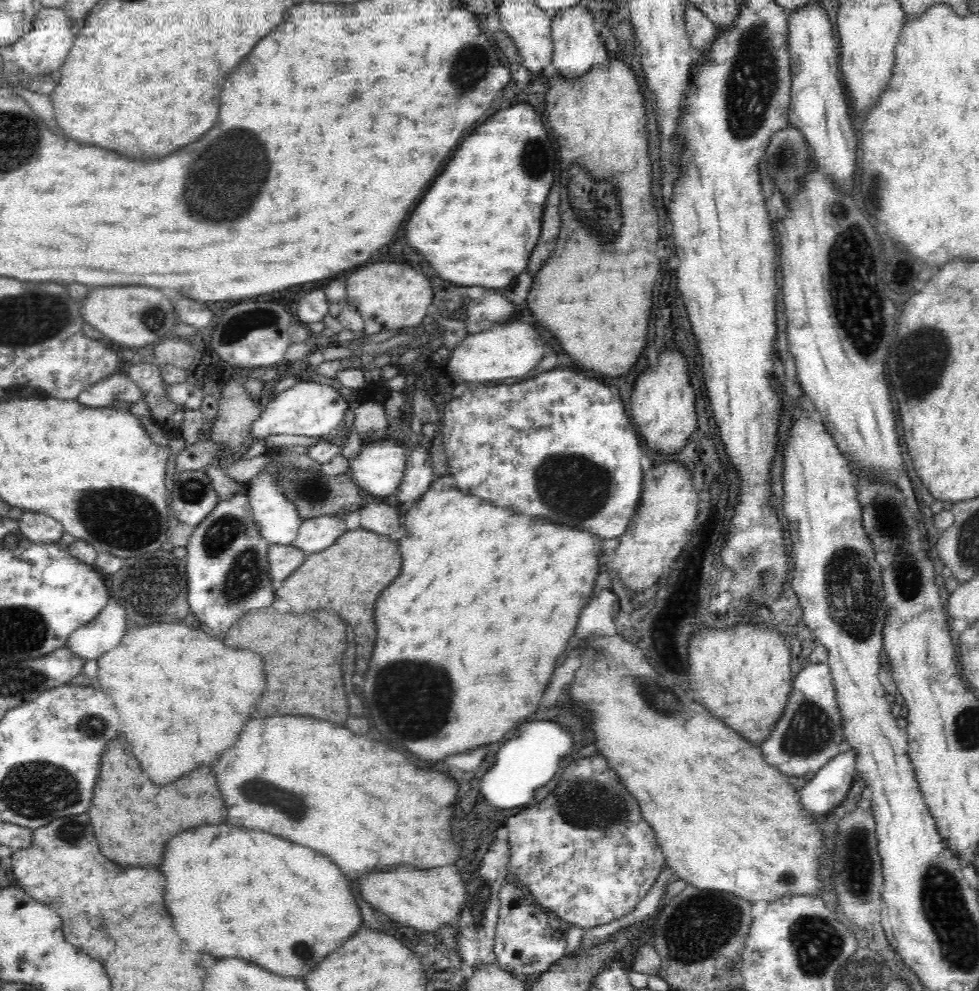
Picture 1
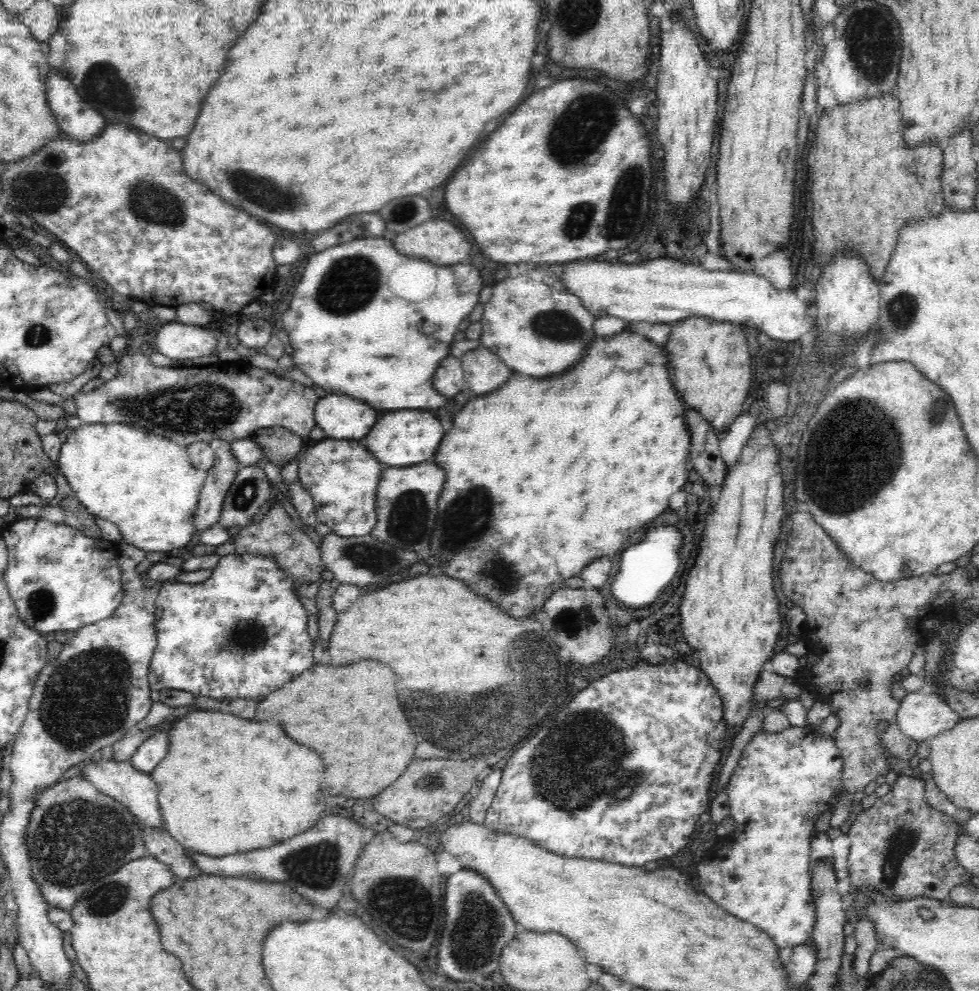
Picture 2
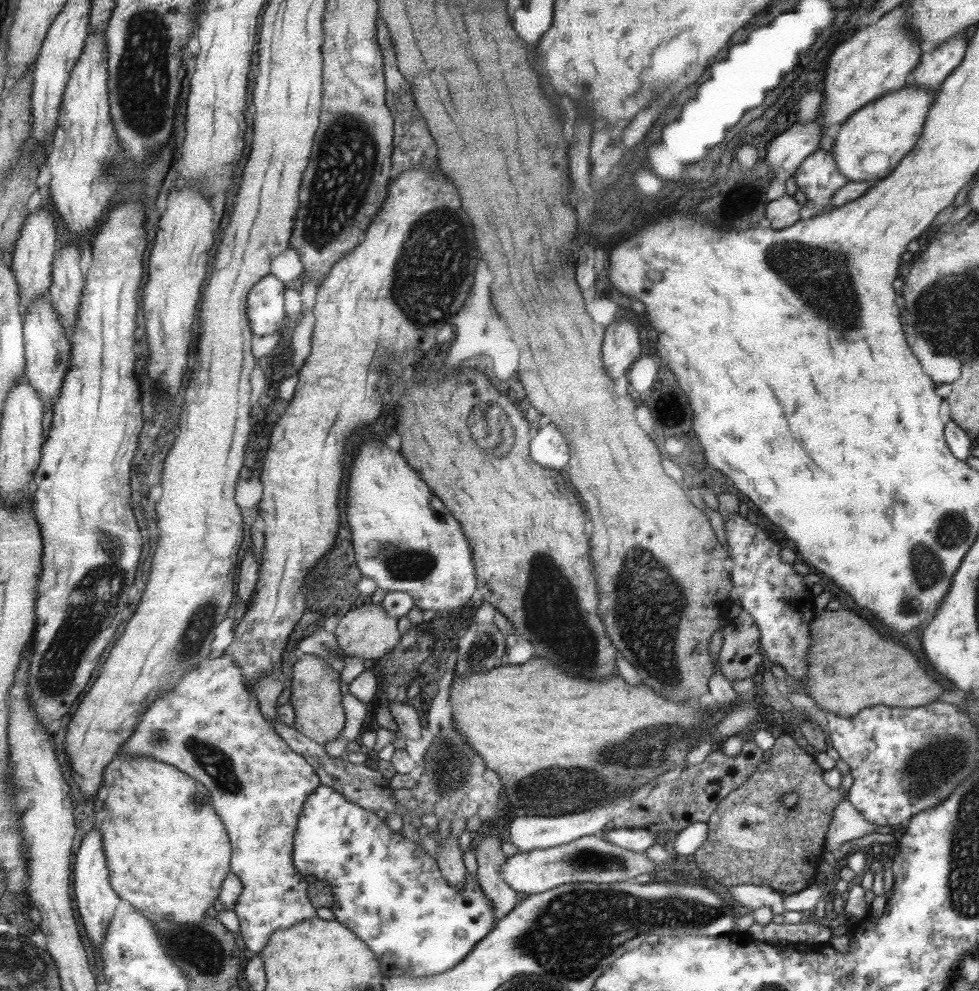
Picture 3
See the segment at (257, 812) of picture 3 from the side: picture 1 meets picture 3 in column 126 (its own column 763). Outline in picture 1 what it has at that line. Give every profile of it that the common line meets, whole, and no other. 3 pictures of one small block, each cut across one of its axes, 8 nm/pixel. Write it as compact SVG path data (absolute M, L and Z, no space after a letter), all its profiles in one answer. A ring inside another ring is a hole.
M809 662L800 670L800 674L792 682L792 692L786 704L786 710L776 724L776 730L770 734L770 739L760 745L766 764L777 769L784 776L792 778L792 776L804 776L808 772L816 774L830 758L834 758L840 752L846 752L843 726L835 694L834 679L832 679L832 671L830 671L828 662Z

